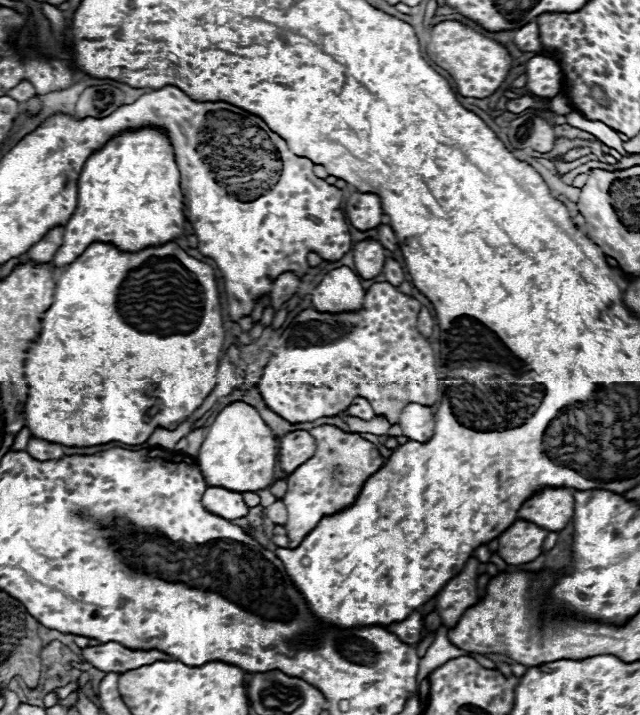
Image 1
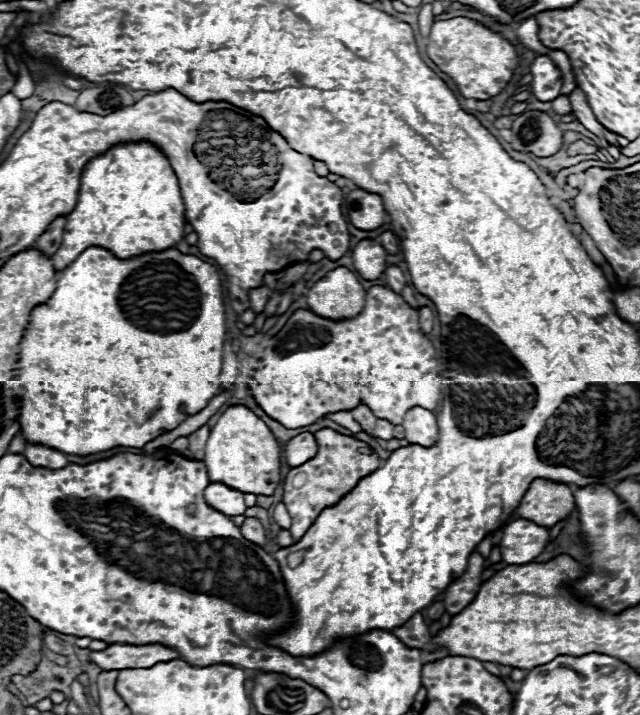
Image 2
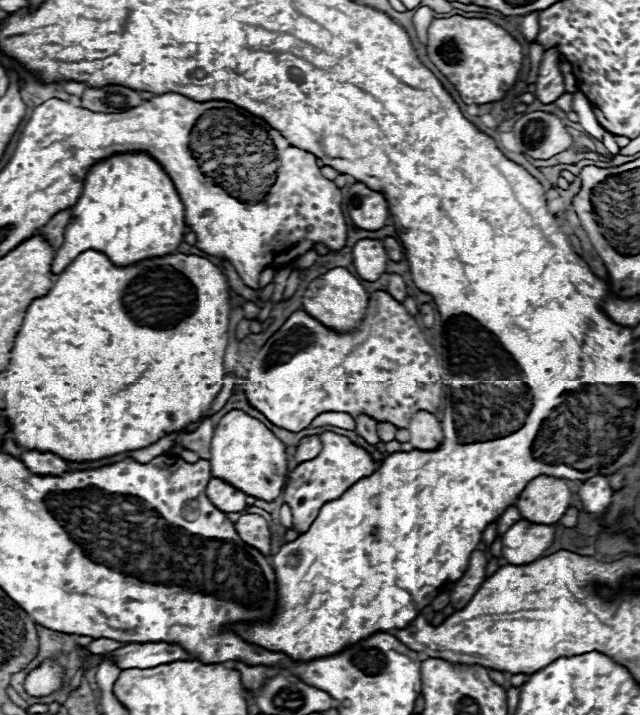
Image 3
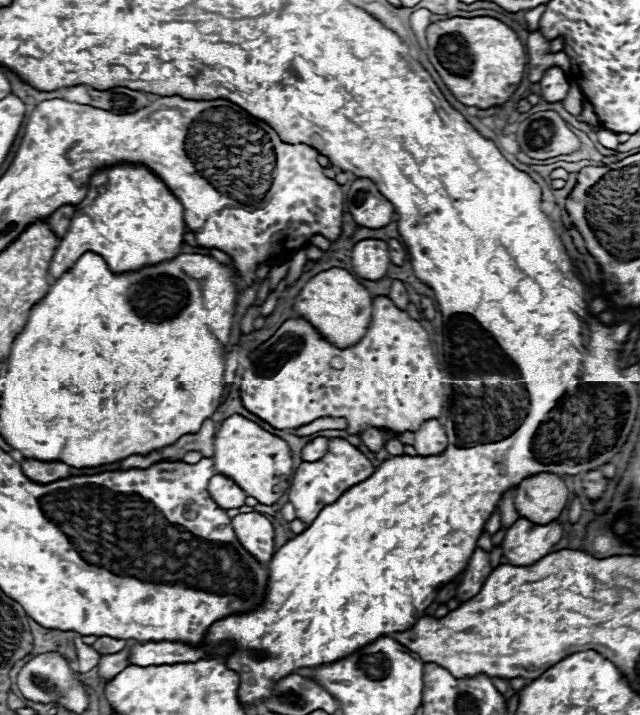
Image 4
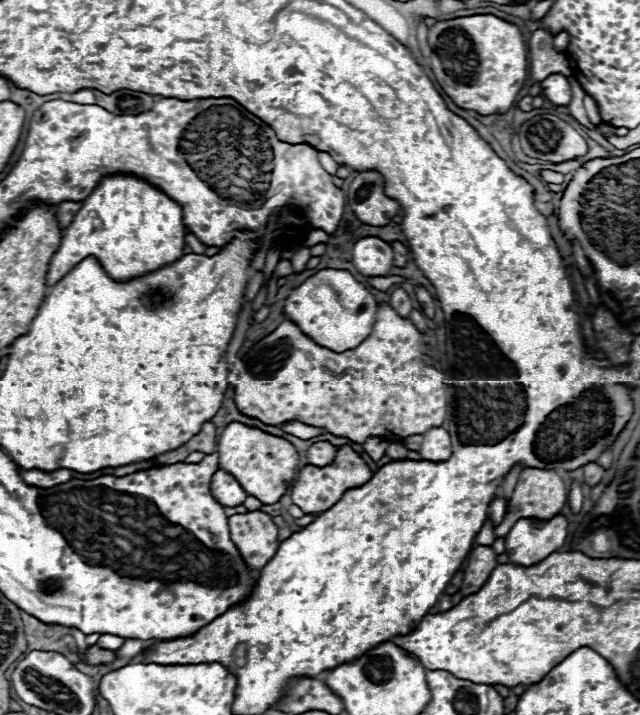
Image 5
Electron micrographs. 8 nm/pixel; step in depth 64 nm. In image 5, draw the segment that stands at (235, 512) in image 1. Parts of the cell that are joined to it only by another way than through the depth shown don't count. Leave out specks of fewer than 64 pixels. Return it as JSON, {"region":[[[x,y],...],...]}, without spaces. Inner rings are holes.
{"region":[[[218,470],[210,480],[210,492],[222,506],[240,506],[246,500],[246,492],[242,486],[234,480],[234,476]]]}

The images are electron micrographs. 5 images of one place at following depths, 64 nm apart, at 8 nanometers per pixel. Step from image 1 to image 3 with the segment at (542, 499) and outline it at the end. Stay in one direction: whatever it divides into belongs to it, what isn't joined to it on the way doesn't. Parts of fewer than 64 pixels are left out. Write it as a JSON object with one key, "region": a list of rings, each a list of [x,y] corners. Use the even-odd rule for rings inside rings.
{"region":[[[538,476],[528,482],[520,494],[516,508],[522,518],[534,524],[554,524],[572,506],[572,492],[566,480],[552,476]]]}

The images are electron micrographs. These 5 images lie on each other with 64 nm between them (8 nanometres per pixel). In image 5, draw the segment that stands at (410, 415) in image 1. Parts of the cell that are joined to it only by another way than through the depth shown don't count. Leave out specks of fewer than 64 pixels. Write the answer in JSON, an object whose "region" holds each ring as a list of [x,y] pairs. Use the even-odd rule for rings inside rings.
{"region":[[[440,426],[440,428],[430,428],[428,432],[422,434],[422,448],[420,448],[420,456],[424,460],[448,460],[448,456],[452,454],[452,444],[450,444],[450,436],[448,432]]]}

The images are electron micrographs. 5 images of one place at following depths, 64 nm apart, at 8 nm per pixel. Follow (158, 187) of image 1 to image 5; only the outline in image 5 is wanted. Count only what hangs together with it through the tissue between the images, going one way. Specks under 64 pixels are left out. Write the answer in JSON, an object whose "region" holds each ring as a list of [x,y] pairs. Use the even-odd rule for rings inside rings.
{"region":[[[130,174],[104,176],[92,194],[82,202],[82,208],[62,232],[58,250],[48,266],[48,286],[54,286],[78,260],[96,256],[102,260],[108,276],[114,280],[128,280],[142,276],[154,268],[172,264],[184,256],[186,226],[182,222],[182,206],[166,196],[160,188],[144,178]]]}

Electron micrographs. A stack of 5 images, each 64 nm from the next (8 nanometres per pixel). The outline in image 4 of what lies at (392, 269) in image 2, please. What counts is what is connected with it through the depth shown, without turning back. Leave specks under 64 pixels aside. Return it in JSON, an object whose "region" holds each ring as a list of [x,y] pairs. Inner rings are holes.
{"region":[[[392,280],[392,286],[390,286],[390,300],[398,306],[398,308],[402,308],[402,310],[406,310],[406,306],[408,306],[408,298],[406,298],[406,288],[404,288],[404,282],[400,282],[400,280]]]}

